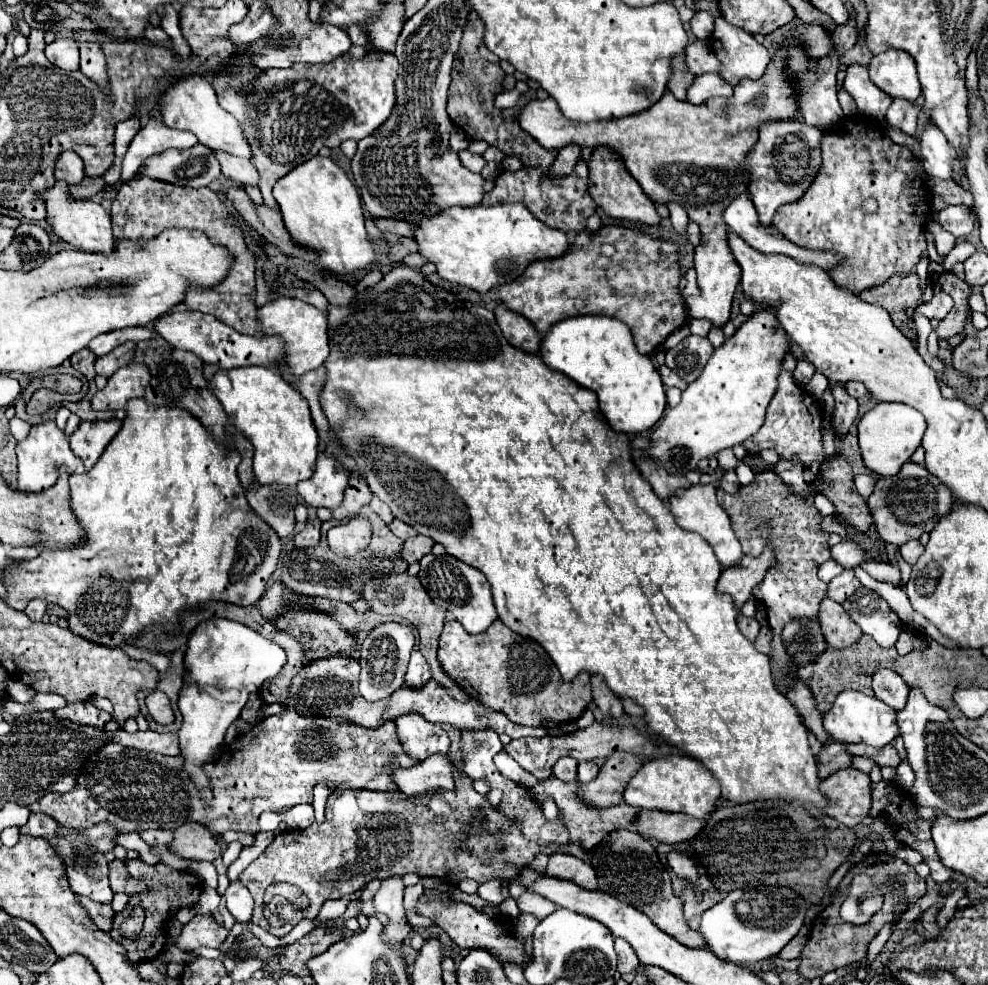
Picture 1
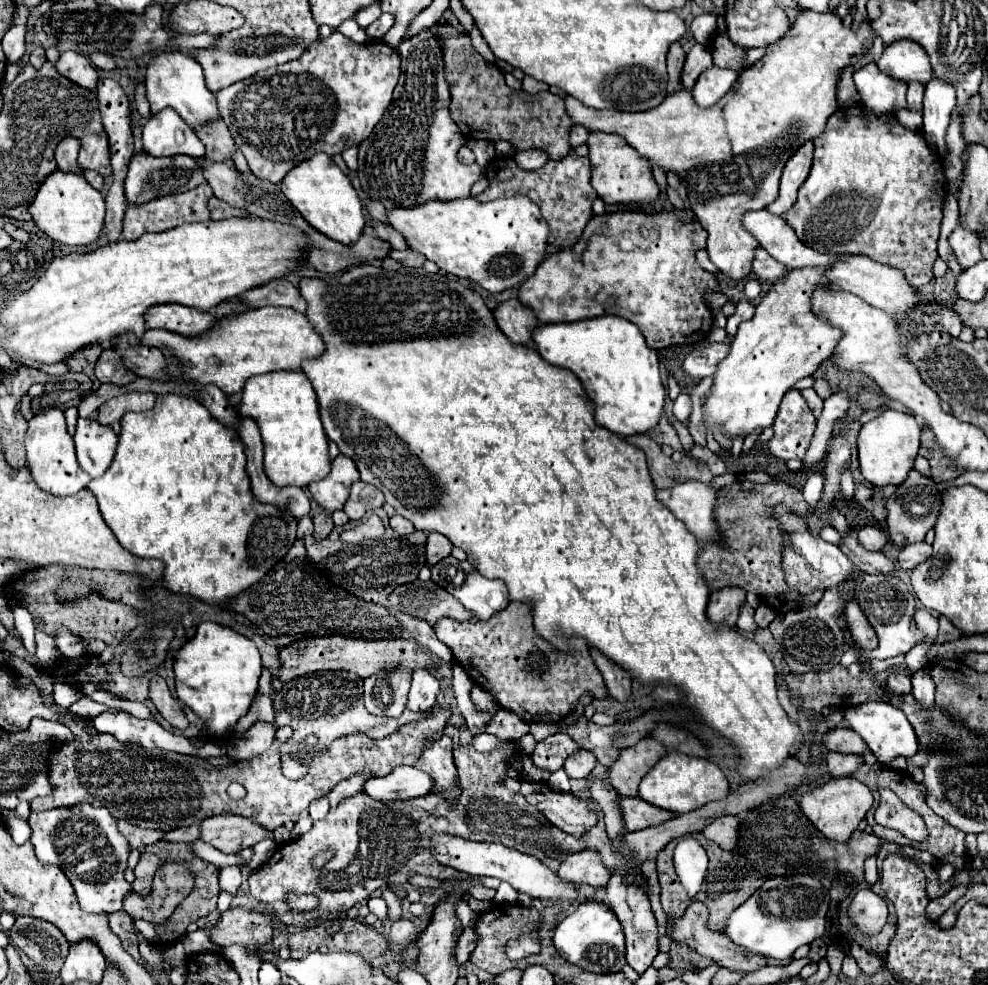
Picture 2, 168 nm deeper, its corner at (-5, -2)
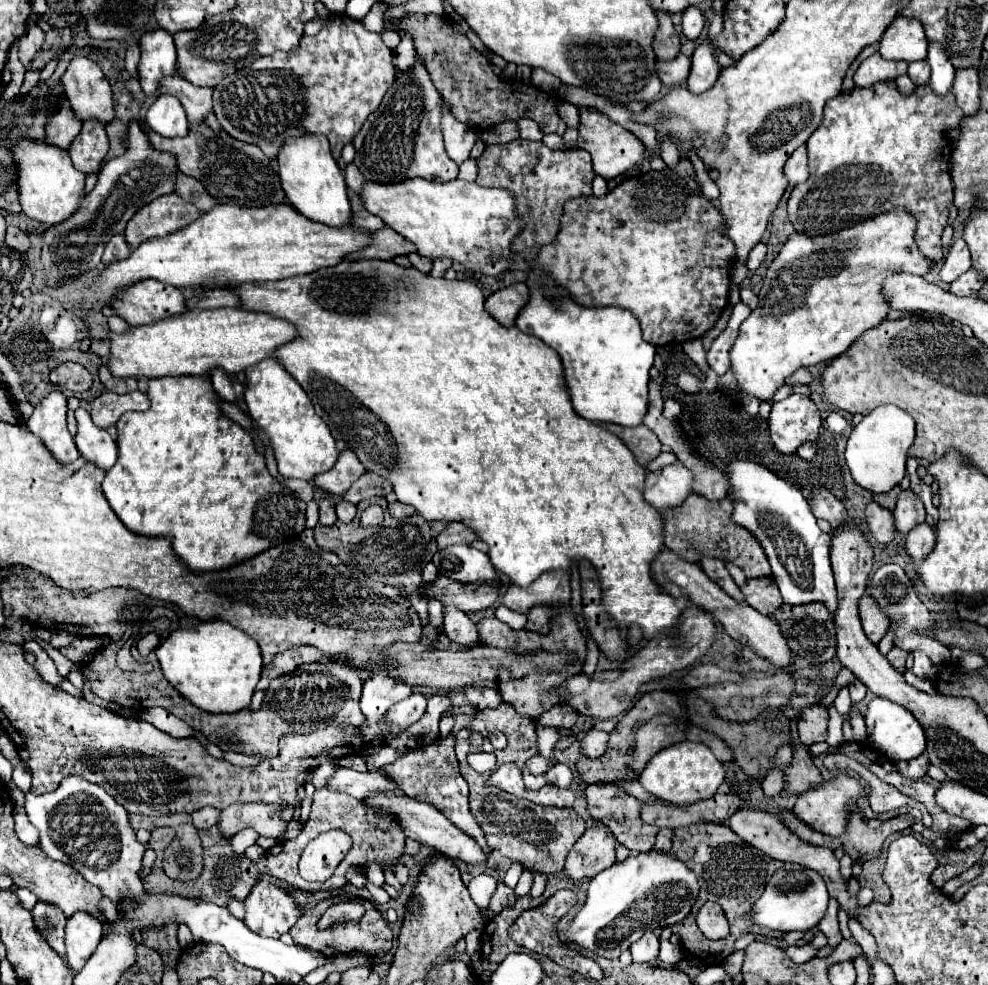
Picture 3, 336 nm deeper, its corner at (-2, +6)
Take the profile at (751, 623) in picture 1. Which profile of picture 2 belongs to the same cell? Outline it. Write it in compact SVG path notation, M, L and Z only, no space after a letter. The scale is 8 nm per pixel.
M743 603L741 613L739 613L739 619L737 619L737 627L739 627L739 629L749 631L749 633L757 631L757 623L755 623L755 619L753 619L753 611L755 611L755 609L753 609L749 603Z

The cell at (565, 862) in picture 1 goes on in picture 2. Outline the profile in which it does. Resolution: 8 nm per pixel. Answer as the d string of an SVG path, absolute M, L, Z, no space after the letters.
M579 851L575 855L569 855L569 859L561 863L559 877L575 885L587 883L593 887L605 887L611 877L611 871L603 867L603 861L599 859L597 851Z

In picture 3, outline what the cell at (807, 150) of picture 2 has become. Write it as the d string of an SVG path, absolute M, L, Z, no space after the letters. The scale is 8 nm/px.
M798 147L790 159L786 161L784 165L784 175L788 179L788 183L794 187L794 185L800 185L808 179L808 155L806 155L806 147Z

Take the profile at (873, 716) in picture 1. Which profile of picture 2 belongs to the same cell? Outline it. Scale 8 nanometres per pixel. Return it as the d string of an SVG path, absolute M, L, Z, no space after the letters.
M869 701L857 707L851 707L845 711L845 721L849 723L849 727L861 735L861 739L869 745L871 753L877 757L879 763L889 763L895 757L913 757L919 751L919 741L917 735L911 727L911 723L907 721L905 713L889 703L883 701Z

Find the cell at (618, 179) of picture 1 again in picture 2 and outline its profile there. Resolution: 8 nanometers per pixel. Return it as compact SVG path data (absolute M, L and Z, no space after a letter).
M591 131L587 139L589 159L593 167L591 185L605 203L649 203L659 195L659 187L653 179L651 165L621 135L609 135L603 131Z

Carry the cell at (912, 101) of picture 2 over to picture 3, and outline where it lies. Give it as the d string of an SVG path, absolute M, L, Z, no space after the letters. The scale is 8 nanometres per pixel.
M916 61L908 67L908 75L914 81L914 85L926 85L928 83L928 63Z

